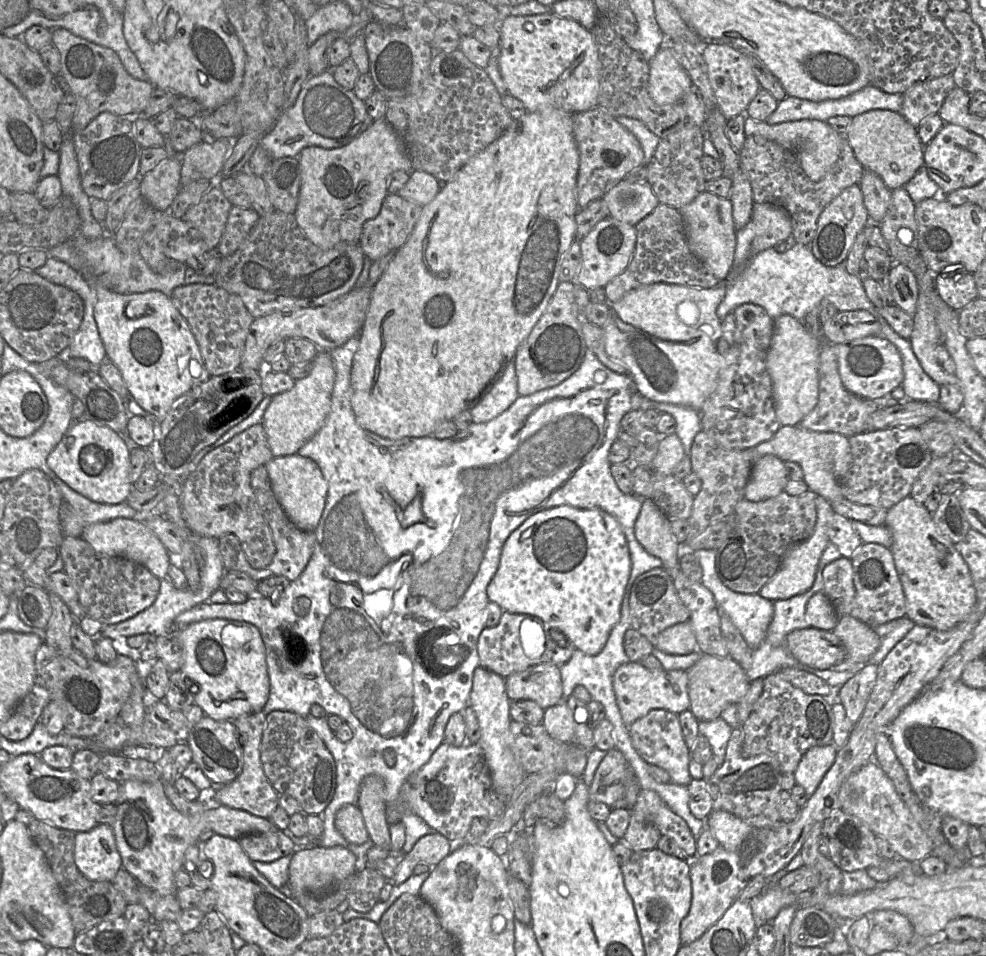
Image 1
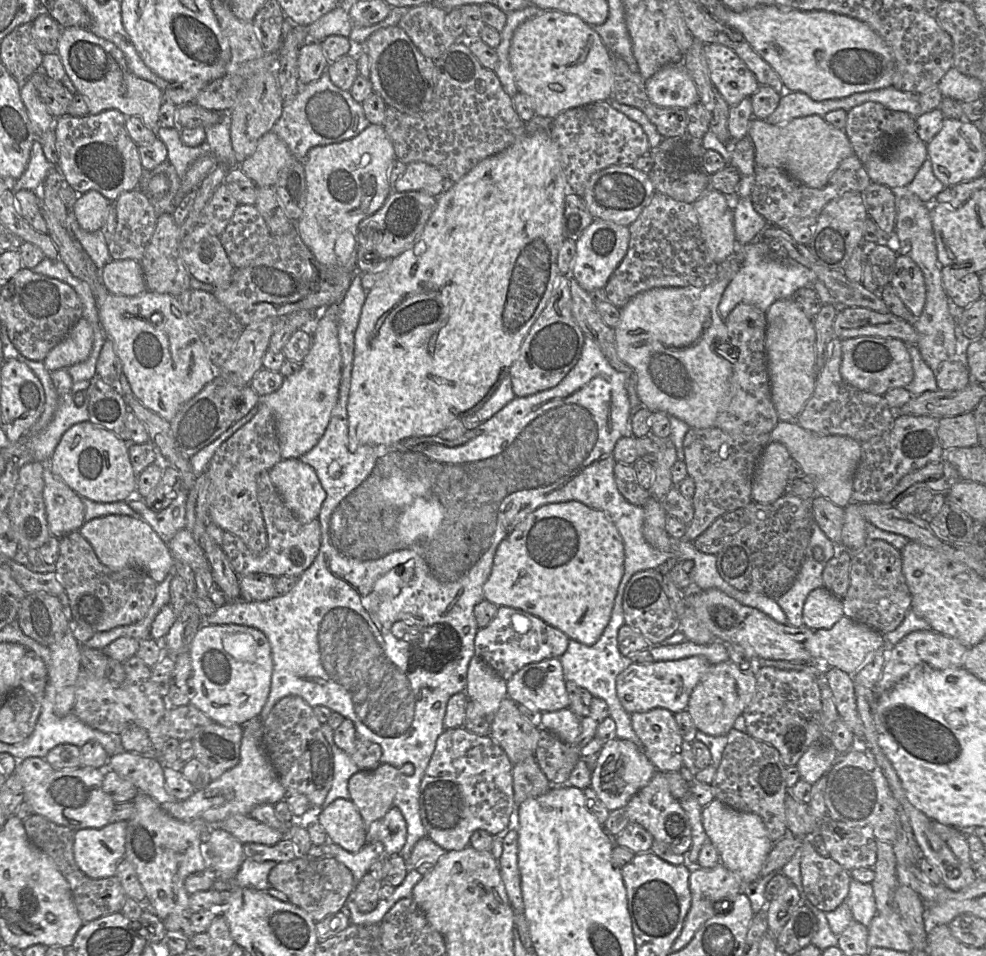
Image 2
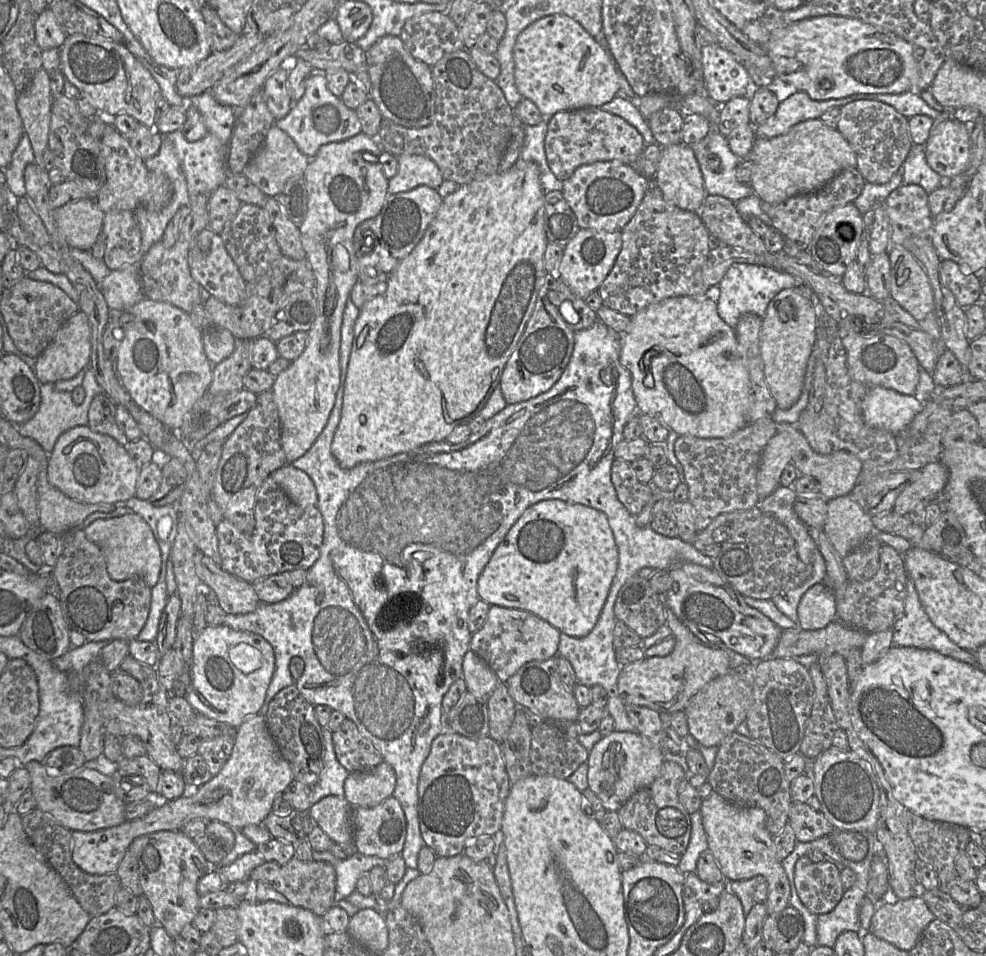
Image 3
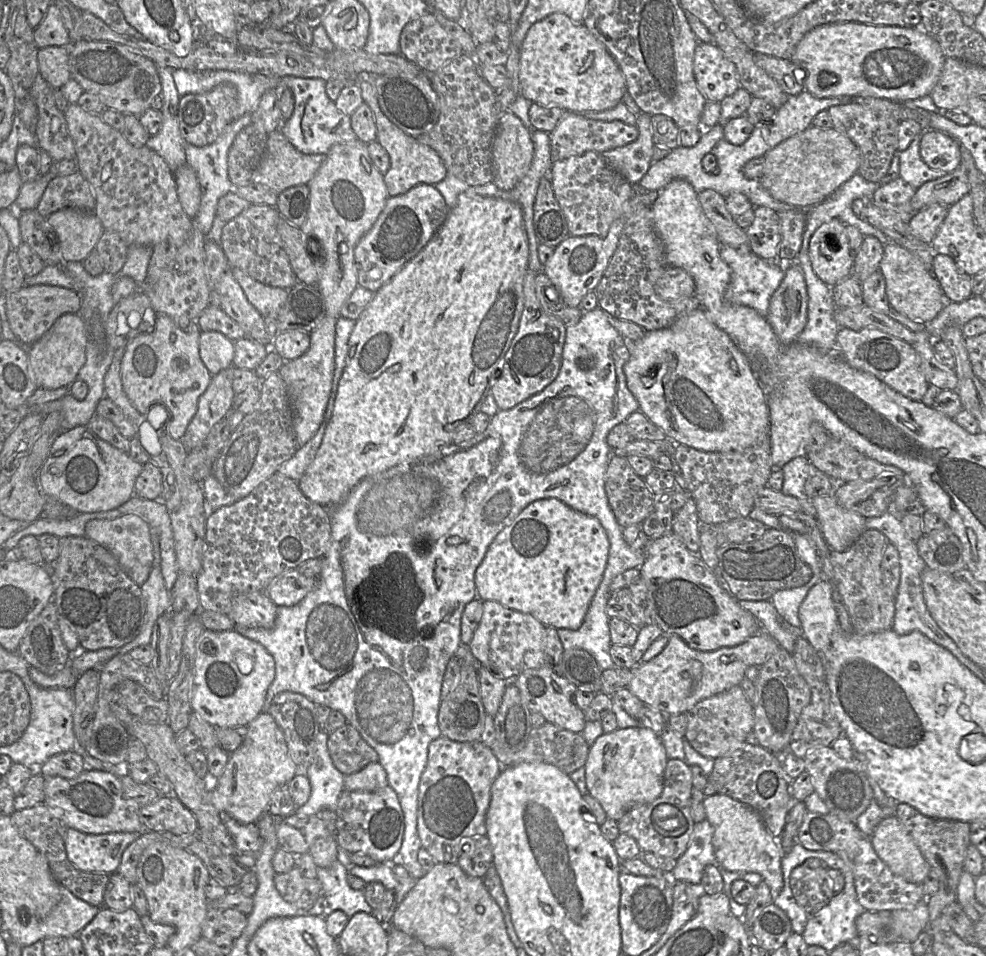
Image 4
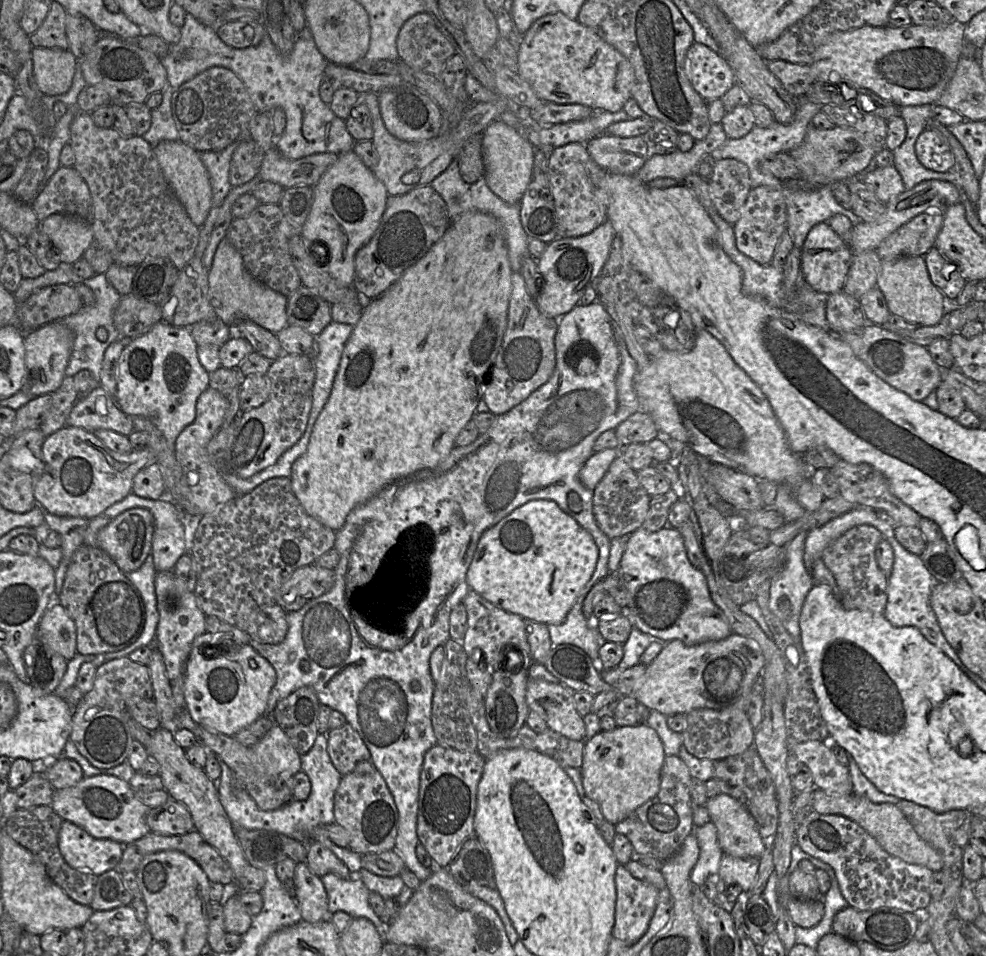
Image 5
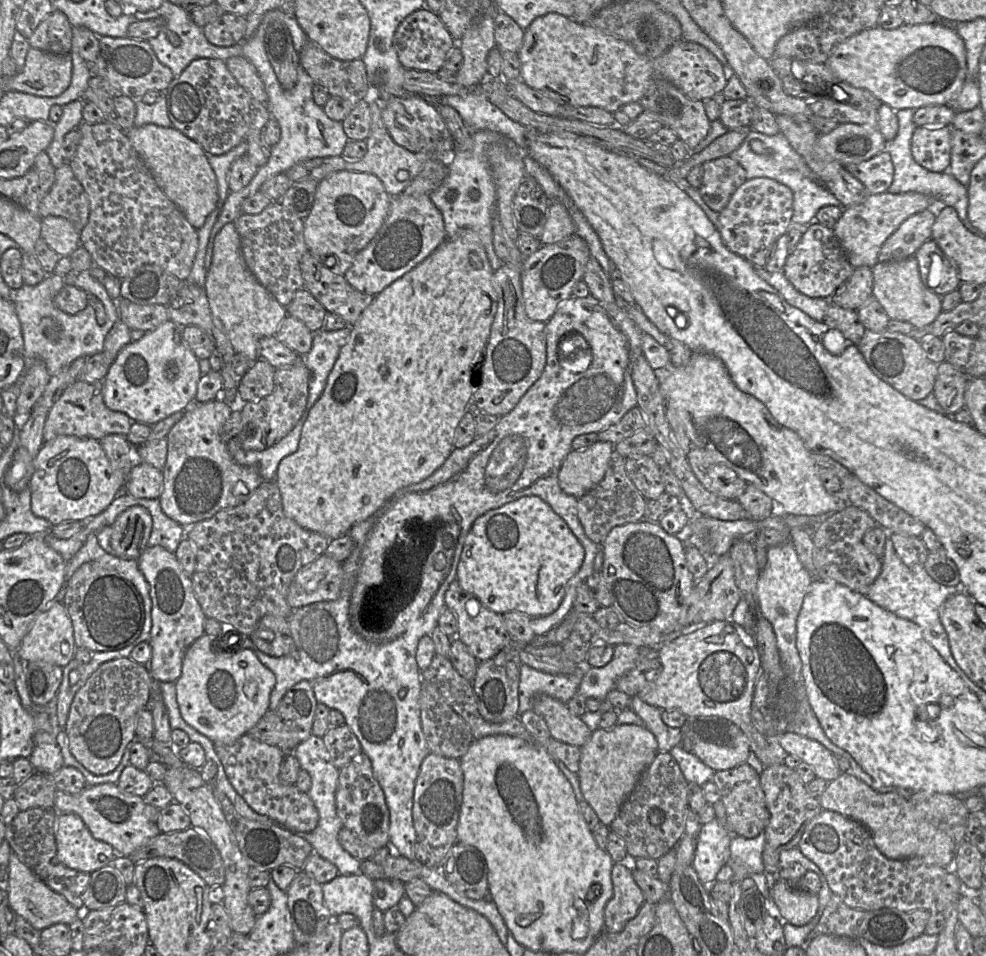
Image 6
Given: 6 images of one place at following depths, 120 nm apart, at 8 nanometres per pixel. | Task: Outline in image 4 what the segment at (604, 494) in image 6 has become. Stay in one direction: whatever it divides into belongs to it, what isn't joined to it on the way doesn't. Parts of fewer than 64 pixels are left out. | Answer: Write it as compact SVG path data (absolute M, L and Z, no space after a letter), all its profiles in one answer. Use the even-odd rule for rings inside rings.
M612 455L605 474L605 492L618 524L626 528L633 524L641 524L653 511L654 494L644 479L638 476L630 466L627 458Z

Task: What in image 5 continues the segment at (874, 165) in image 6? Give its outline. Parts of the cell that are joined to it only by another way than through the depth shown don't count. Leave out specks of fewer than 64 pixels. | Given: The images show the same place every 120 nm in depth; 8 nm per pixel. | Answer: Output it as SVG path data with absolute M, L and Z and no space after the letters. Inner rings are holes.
M894 165L877 168L861 177L870 186L877 199L883 204L904 192L903 180Z

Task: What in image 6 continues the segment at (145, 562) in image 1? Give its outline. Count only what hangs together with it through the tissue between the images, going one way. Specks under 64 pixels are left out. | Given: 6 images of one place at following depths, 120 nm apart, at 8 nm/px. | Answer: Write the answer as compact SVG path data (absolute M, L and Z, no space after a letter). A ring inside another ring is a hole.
M133 506L124 511L112 525L113 555L124 560L138 560L149 546L152 526L152 517L146 508Z

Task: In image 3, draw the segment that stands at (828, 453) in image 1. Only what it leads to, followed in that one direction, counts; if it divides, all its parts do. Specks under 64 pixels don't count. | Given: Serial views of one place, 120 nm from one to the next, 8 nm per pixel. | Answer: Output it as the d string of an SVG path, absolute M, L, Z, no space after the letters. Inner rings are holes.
M777 424L777 432L786 432L793 442L792 462L798 470L798 476L811 476L818 480L820 485L820 496L826 500L849 495L858 481L862 469L862 461L846 450L839 450L827 455L815 452L809 445L807 439L799 428L794 424Z

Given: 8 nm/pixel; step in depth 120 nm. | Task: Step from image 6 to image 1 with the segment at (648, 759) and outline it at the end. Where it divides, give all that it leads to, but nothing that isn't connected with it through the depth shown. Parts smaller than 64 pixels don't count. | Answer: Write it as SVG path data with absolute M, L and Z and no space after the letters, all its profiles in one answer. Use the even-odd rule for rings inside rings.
M617 748L607 751L606 756L599 764L593 781L589 787L589 800L595 802L602 802L611 808L624 795L623 776L626 768L630 766L624 755Z

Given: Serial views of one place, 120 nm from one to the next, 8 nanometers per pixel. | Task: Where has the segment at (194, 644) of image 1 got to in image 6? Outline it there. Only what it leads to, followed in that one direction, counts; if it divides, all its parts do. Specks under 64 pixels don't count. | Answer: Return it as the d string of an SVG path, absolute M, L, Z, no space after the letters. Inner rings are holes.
M204 633L201 637L195 640L187 649L183 658L182 673L179 679L175 682L177 702L183 719L190 726L192 726L204 736L208 737L214 743L214 745L231 745L239 738L246 735L255 725L257 725L260 719L269 710L270 696L276 684L276 676L270 669L268 669L259 661L253 650L220 650L219 647L217 647L217 642L217 640L212 639L209 635Z

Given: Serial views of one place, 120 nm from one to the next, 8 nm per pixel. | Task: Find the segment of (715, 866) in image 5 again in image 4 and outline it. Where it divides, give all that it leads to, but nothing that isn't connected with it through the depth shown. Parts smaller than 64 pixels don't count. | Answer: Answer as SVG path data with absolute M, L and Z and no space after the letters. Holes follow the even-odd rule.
M708 820L694 824L688 848L677 859L676 867L672 871L677 882L700 885L704 868L716 863L713 834L714 828Z

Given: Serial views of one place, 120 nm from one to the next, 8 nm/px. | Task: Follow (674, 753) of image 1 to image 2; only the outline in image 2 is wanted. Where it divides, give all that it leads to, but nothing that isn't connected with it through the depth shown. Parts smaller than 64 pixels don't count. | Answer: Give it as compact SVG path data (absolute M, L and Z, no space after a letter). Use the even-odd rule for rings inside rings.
M665 708L635 712L631 714L631 724L643 745L644 754L657 771L680 771L684 740L674 713Z

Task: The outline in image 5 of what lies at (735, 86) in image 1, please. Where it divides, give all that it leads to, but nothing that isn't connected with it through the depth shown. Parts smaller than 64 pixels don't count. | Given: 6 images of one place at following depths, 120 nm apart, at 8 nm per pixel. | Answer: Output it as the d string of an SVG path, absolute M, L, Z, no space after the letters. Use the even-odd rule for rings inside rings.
M694 42L686 53L686 70L695 91L706 101L721 99L736 83L722 54Z

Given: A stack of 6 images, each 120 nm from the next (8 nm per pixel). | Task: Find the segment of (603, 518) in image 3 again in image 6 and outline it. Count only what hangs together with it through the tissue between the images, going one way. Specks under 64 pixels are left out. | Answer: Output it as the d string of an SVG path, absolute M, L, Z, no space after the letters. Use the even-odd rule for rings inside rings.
M523 496L487 511L473 522L464 541L456 580L462 589L497 614L514 611L531 618L548 616L560 606L566 585L581 568L584 557L584 547L567 523L538 496Z

